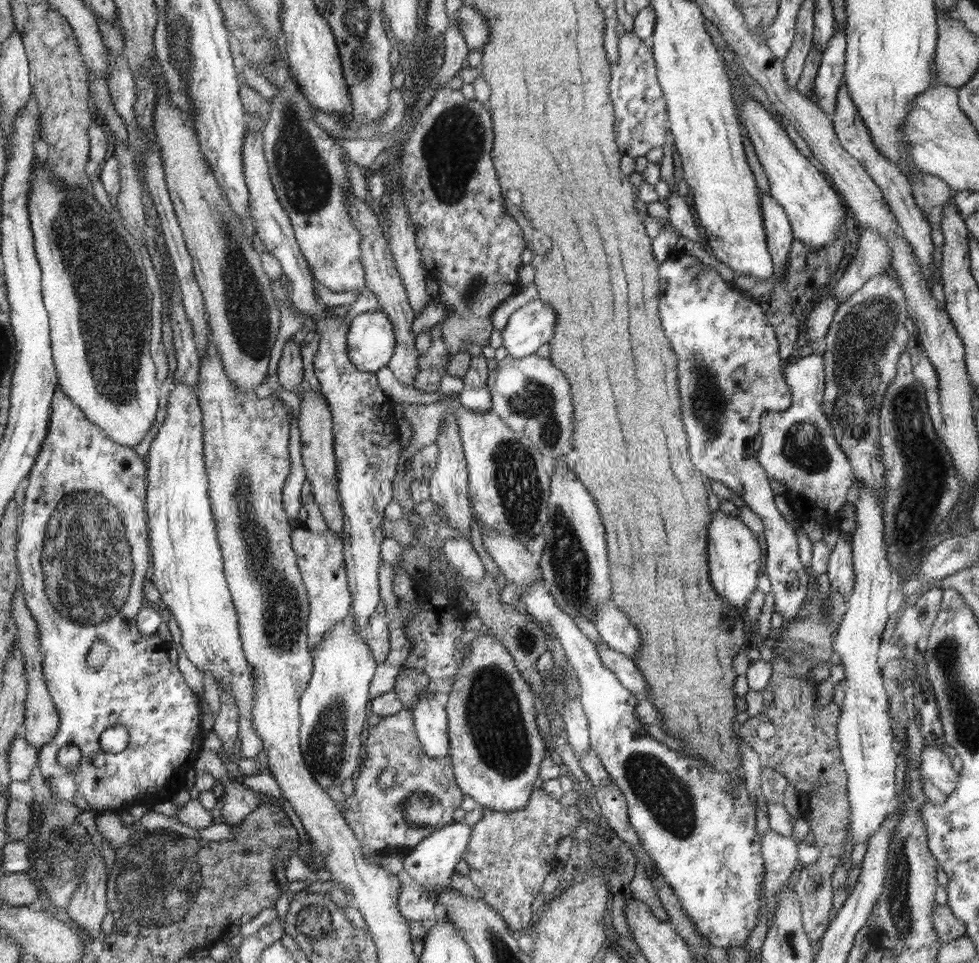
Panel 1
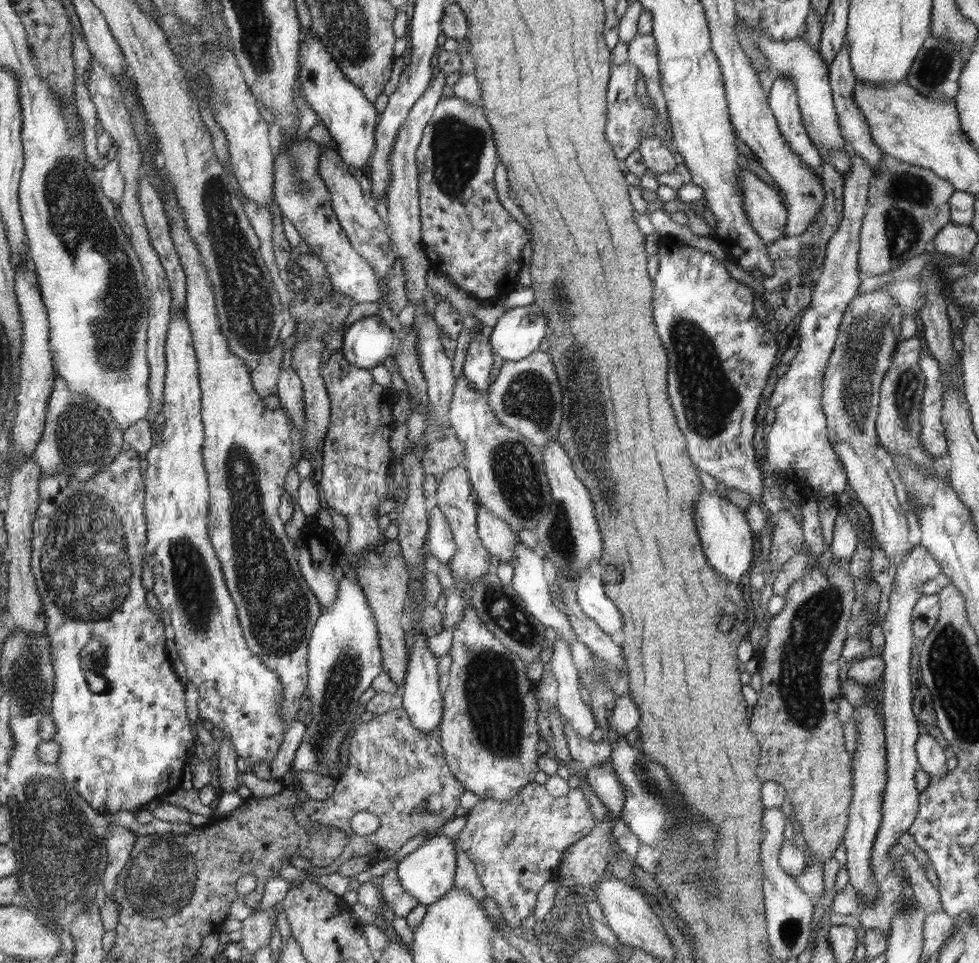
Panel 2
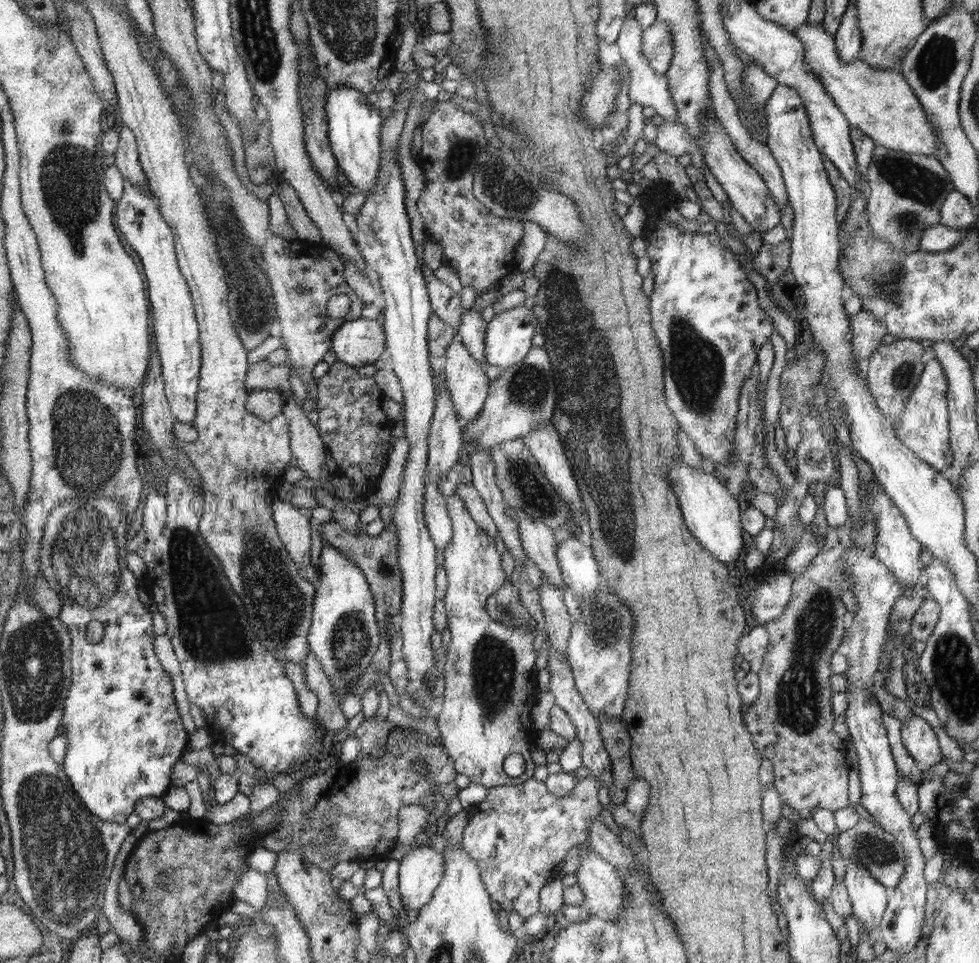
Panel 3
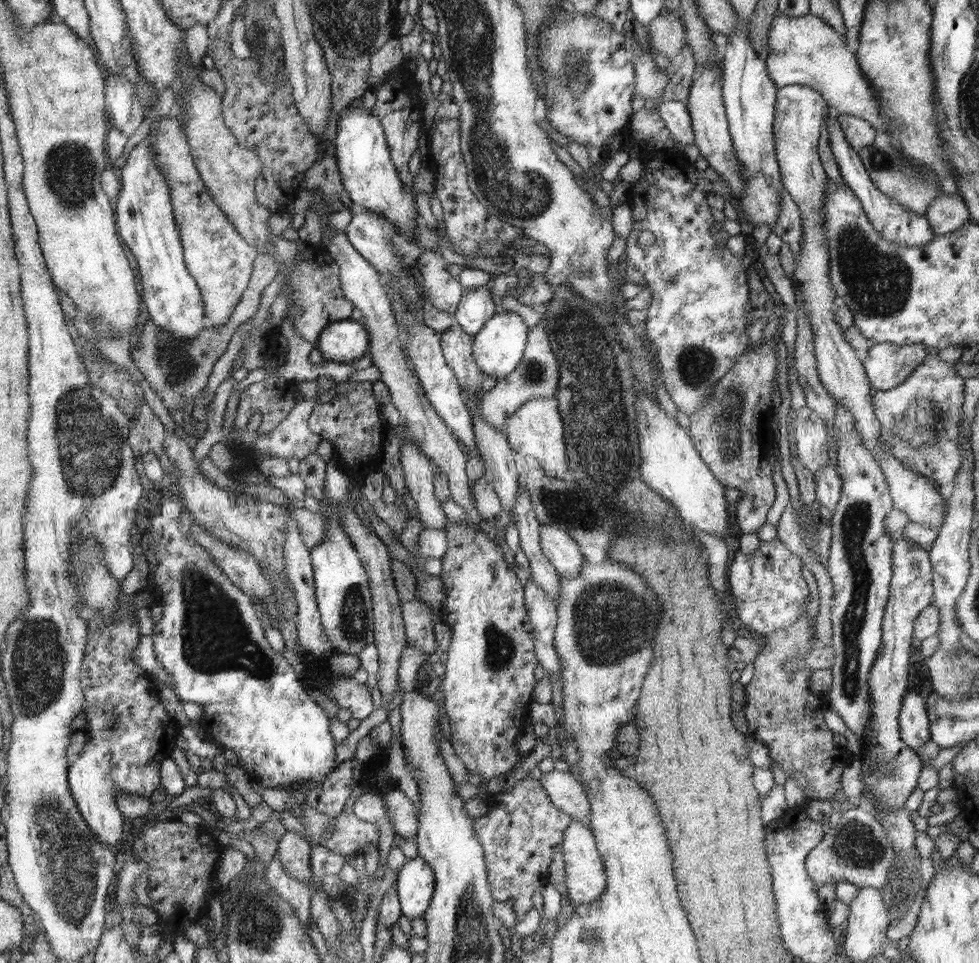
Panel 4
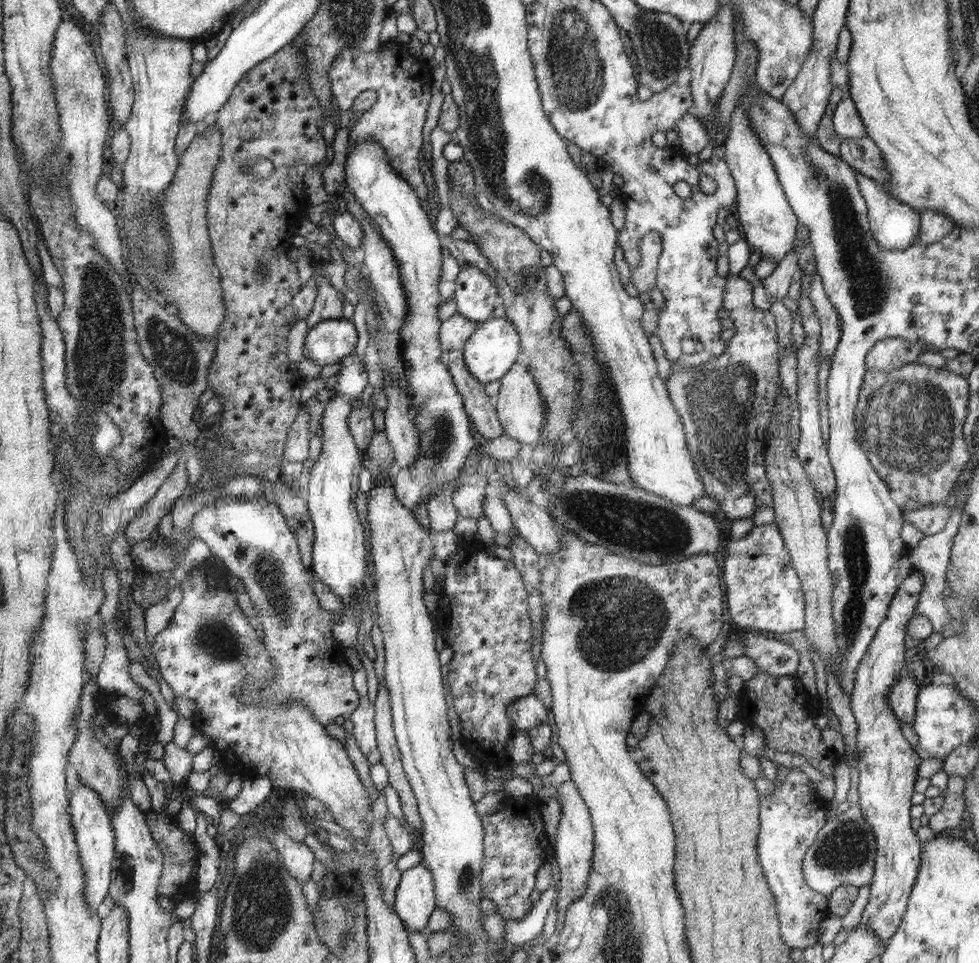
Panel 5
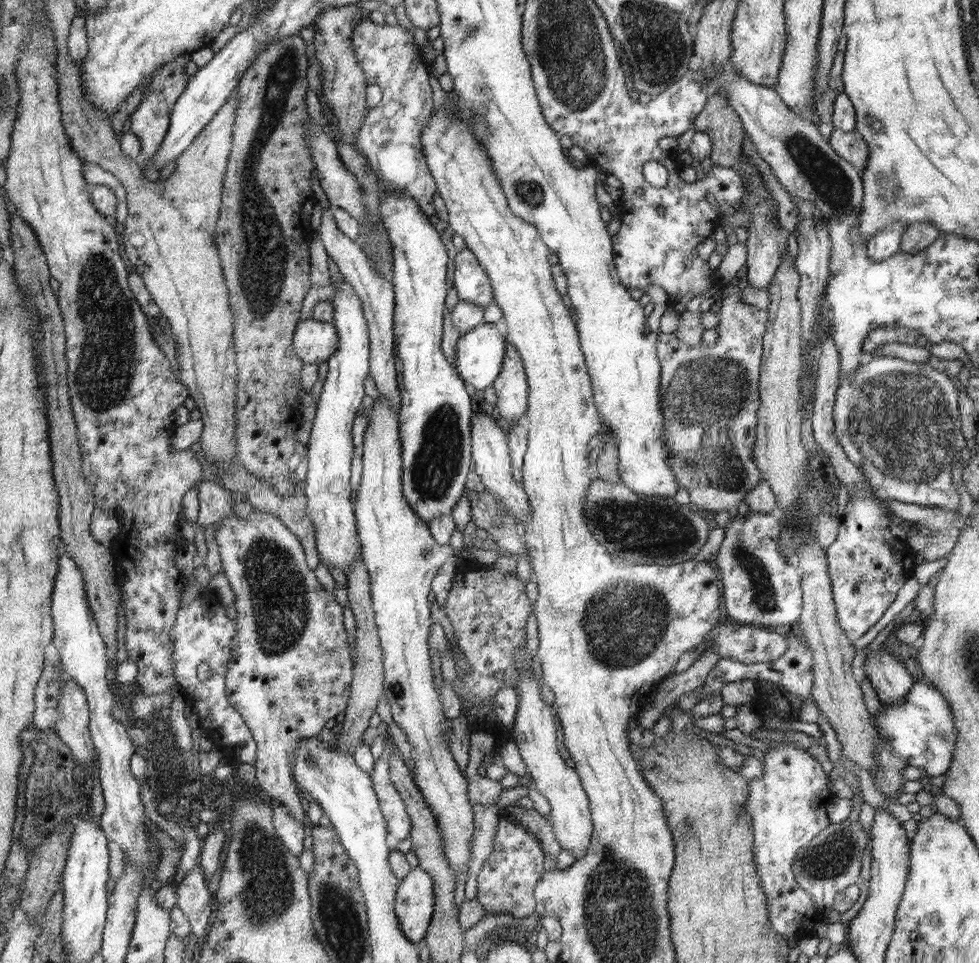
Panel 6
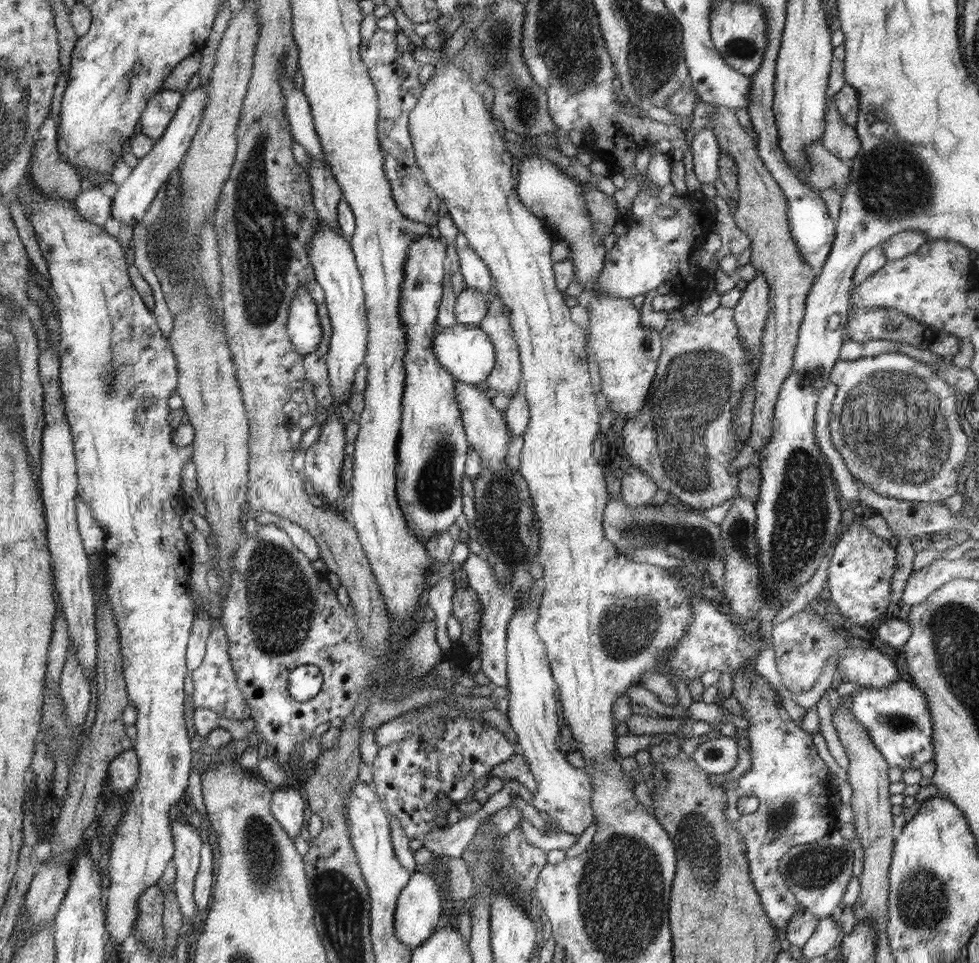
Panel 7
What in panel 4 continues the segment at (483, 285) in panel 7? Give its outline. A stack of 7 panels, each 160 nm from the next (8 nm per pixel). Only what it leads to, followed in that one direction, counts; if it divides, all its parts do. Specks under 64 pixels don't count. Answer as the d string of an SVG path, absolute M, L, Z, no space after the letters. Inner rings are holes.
M490 287L465 288L454 313L457 324L472 336L477 335L485 324L496 314L497 302L493 299Z

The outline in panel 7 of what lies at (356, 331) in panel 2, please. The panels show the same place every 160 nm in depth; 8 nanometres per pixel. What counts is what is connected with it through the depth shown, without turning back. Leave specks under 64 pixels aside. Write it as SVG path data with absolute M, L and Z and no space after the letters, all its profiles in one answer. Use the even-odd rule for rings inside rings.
M302 286L290 304L288 333L290 340L302 356L308 356L320 348L324 338L318 305L312 300L310 292Z

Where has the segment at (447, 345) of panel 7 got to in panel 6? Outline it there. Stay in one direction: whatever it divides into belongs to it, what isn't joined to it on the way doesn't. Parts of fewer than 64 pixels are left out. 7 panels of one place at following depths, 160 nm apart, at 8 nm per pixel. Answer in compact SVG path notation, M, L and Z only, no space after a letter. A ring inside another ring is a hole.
M494 323L479 324L473 331L460 335L456 341L456 365L458 373L461 374L462 380L470 384L478 394L484 391L488 386L492 386L498 376L501 375L505 362L507 338L502 336Z

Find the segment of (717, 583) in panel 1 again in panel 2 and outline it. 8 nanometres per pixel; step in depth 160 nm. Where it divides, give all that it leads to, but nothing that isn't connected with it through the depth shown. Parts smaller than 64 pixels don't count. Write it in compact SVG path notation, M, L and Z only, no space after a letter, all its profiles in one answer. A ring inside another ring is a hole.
M702 488L693 515L696 532L698 533L707 561L713 566L716 572L726 577L727 581L736 584L740 582L742 576L748 572L748 568L753 565L754 548L752 546L754 546L754 537L756 536L756 534L752 532L745 513L742 512L738 506L734 506L726 497L719 496L716 491L708 492Z

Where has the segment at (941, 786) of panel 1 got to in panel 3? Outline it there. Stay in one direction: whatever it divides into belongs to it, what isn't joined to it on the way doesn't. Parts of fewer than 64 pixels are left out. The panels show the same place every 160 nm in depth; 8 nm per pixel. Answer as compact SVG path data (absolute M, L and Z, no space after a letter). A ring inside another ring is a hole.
M912 716L902 723L902 744L913 760L925 770L940 764L941 749L934 728L924 718Z

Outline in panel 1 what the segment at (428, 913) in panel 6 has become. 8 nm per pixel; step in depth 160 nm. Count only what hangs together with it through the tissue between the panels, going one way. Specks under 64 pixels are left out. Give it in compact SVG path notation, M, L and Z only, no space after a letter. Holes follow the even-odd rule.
M455 822L432 832L431 836L426 836L416 849L409 850L406 854L406 858L403 859L403 874L431 894L441 886L450 887L451 878L456 873L456 865L464 859L469 848L472 832L473 827L465 822Z

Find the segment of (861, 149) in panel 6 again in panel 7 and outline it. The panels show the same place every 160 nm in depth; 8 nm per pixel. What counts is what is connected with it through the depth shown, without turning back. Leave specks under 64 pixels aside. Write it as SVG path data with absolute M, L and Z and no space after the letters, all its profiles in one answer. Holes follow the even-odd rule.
M834 100L829 102L825 112L825 129L821 143L834 156L850 162L861 147L857 132L840 115Z

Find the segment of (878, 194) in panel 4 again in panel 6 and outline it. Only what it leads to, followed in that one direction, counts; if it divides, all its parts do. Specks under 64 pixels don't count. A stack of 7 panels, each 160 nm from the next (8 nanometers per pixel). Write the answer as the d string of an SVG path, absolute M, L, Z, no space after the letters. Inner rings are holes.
M894 221L886 229L872 236L872 239L867 242L870 261L884 261L900 253L900 242L906 228L908 225Z

